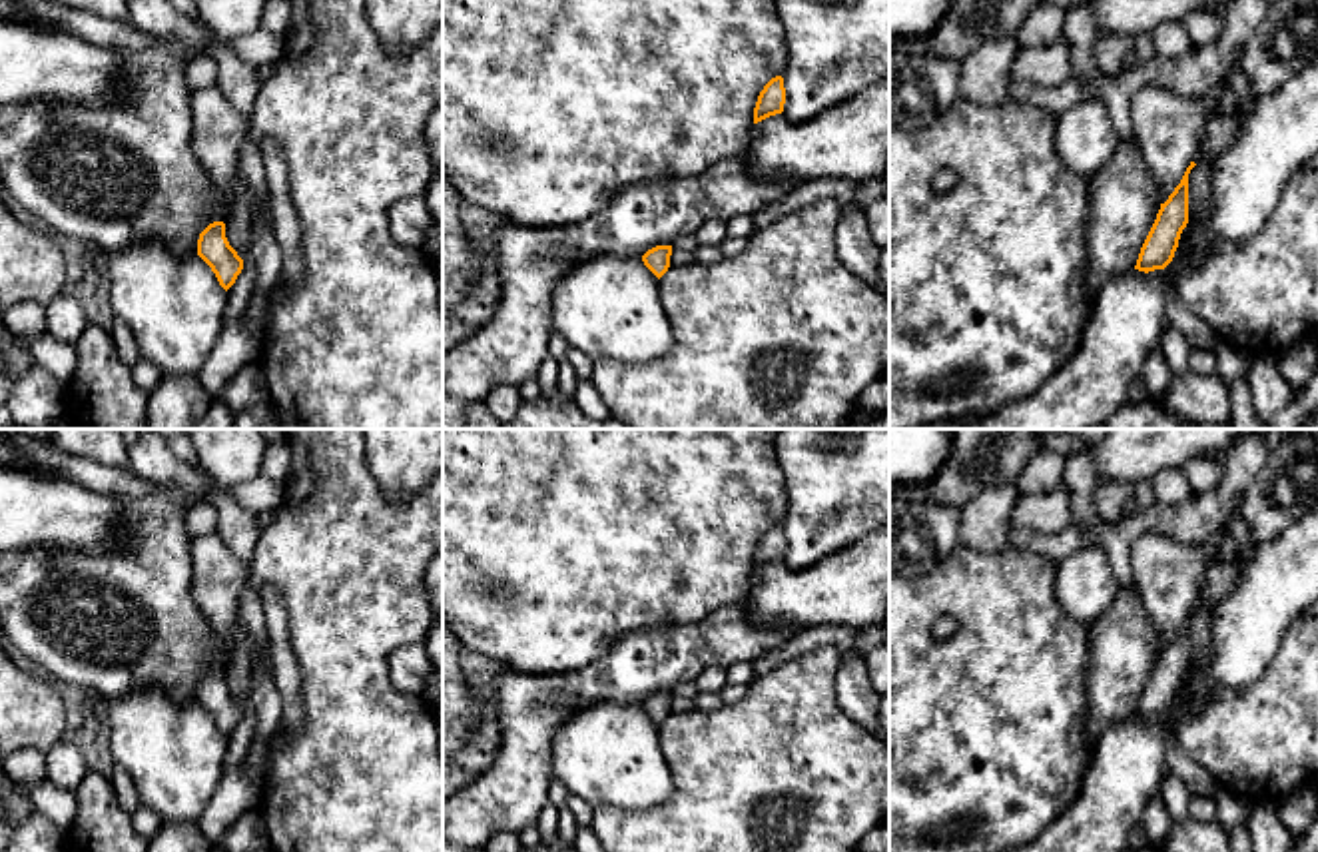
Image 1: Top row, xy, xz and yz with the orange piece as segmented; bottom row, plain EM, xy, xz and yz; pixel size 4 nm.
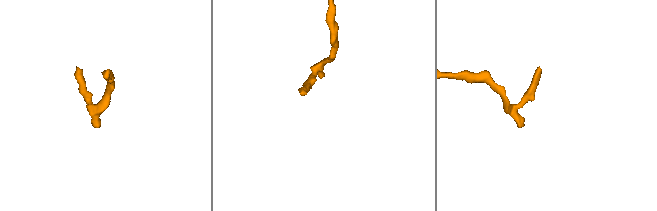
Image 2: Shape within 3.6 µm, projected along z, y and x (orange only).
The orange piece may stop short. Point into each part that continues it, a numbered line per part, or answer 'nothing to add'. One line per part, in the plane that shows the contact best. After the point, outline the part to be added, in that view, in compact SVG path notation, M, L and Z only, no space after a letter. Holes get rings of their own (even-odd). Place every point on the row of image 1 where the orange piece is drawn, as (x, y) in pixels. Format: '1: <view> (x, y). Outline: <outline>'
nothing to add

